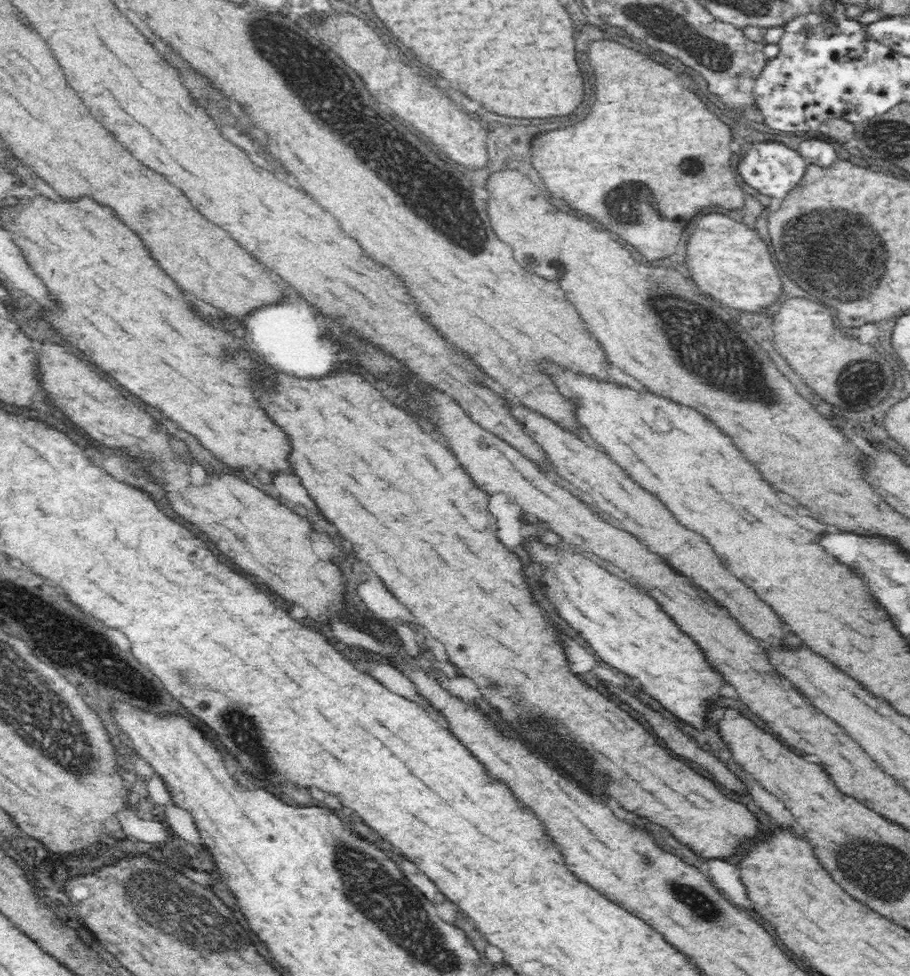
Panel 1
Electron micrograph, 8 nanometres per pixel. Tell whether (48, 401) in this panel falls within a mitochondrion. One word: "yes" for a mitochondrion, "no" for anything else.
no

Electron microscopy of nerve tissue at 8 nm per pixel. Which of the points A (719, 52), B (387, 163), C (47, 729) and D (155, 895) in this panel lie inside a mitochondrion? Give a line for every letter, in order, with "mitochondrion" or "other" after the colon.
A: mitochondrion
B: mitochondrion
C: mitochondrion
D: mitochondrion

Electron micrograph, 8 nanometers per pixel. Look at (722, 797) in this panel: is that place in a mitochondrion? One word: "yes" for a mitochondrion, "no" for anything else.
no

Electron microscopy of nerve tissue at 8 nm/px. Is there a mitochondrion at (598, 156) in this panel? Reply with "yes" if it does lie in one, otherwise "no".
no

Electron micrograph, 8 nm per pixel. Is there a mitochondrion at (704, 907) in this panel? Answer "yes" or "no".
yes

